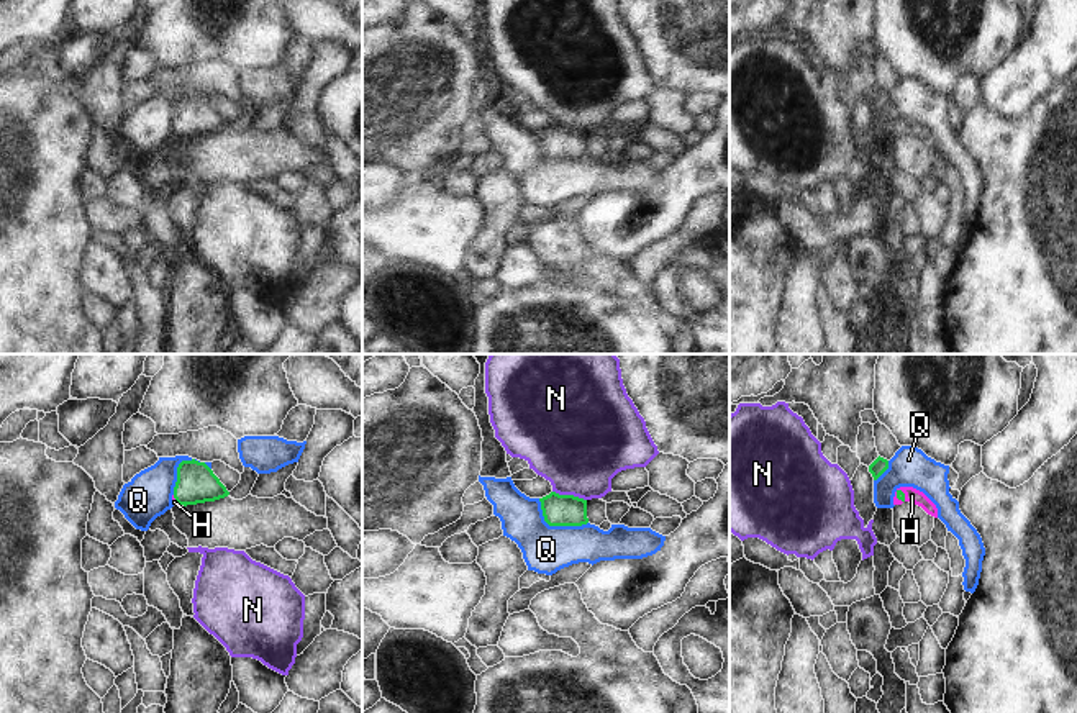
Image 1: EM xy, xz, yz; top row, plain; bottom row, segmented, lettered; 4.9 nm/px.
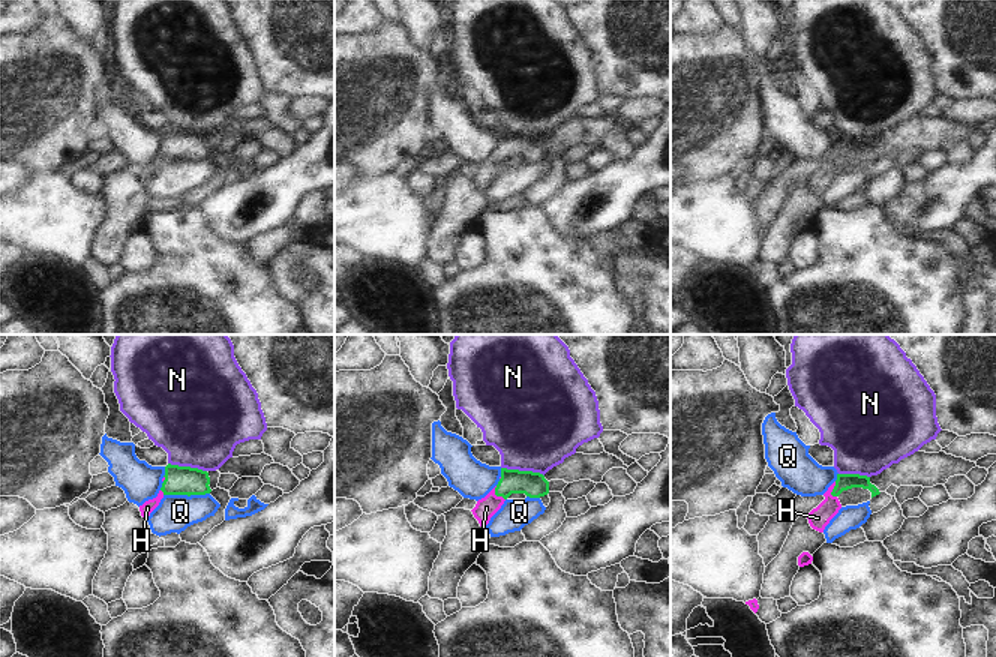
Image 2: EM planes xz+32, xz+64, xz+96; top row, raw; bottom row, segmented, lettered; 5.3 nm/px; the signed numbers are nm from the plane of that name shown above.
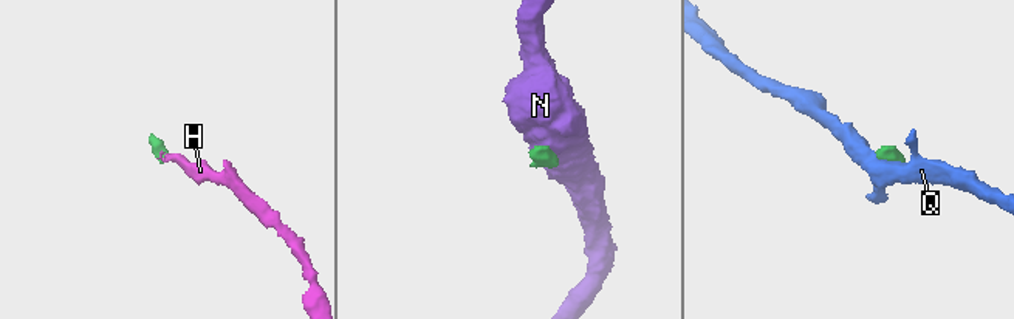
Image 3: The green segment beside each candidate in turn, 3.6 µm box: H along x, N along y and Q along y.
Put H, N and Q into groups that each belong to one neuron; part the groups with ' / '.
H / N / Q

